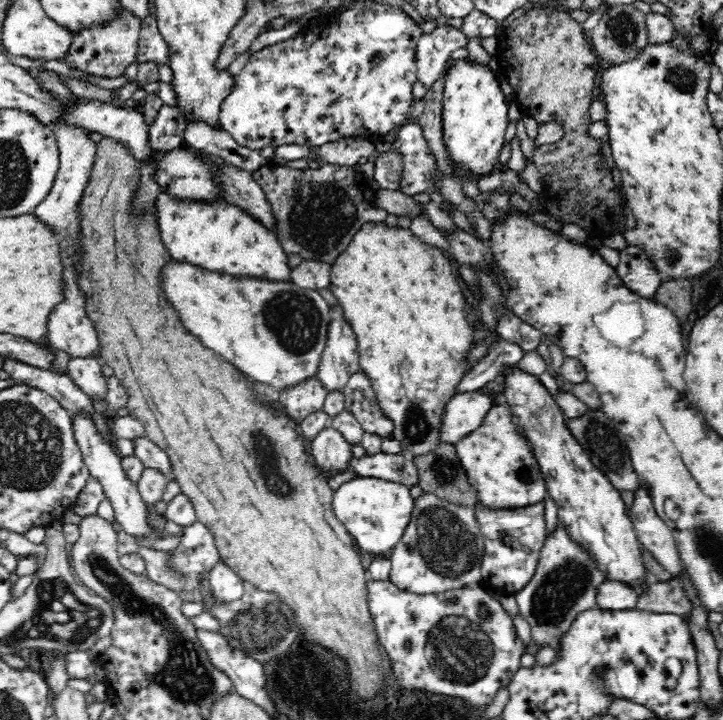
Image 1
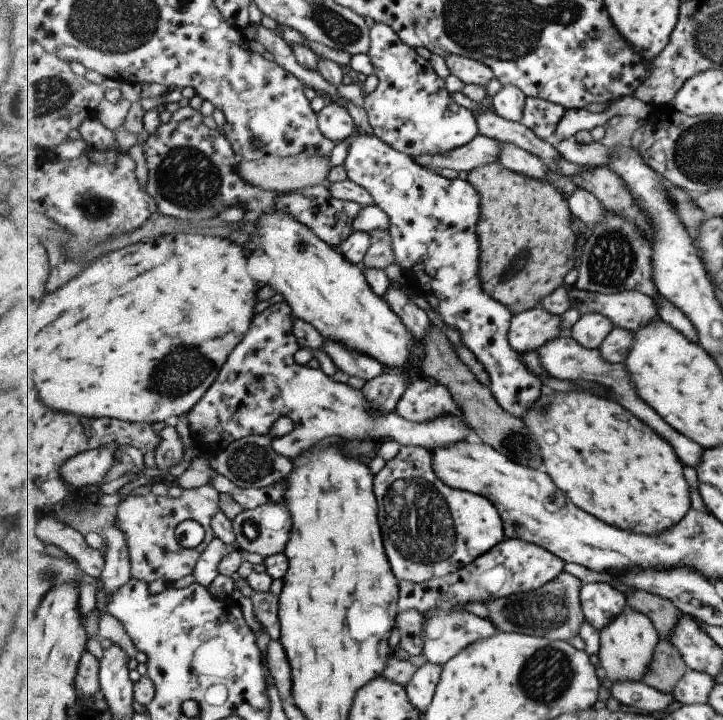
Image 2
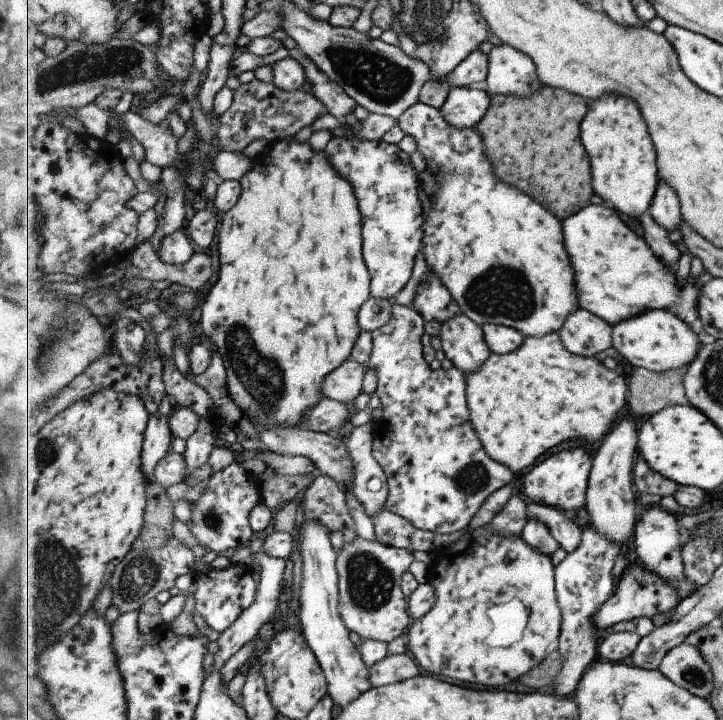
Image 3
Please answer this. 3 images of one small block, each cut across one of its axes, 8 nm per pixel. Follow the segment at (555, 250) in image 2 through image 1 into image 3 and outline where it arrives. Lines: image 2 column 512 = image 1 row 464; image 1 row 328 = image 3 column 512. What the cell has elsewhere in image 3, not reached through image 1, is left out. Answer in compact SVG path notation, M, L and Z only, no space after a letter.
M544 85L525 98L511 94L491 98L487 115L474 130L483 136L497 176L528 193L561 221L590 206L596 194L592 162L581 142L581 124L589 110L587 100Z

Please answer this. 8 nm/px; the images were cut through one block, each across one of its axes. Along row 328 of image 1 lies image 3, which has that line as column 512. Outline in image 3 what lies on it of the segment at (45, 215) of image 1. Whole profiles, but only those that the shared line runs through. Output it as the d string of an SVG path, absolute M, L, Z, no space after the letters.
M504 43L490 50L489 75L483 86L490 97L511 94L525 98L541 86L537 66L527 54Z

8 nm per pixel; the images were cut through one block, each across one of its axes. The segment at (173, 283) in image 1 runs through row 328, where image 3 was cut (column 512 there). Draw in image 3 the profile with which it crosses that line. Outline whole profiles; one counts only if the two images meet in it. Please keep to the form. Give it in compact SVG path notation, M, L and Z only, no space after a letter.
M420 102L411 106L398 124L415 140L426 170L439 182L435 196L428 196L431 210L425 220L421 252L428 269L439 276L461 306L462 314L481 327L487 324L512 327L526 338L560 332L569 316L580 310L575 270L565 250L562 221L528 193L497 176L485 140L474 128L455 128L440 109Z

